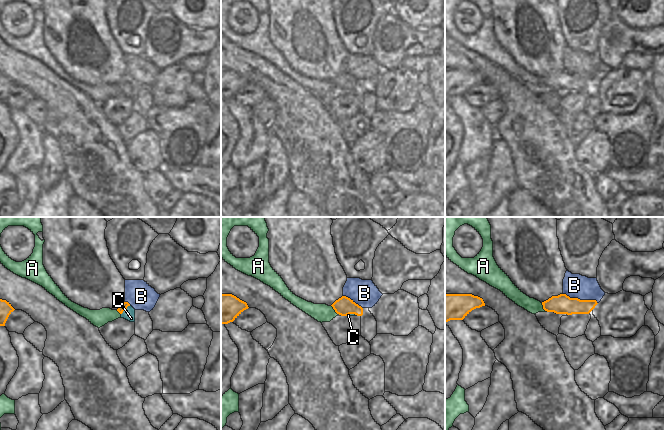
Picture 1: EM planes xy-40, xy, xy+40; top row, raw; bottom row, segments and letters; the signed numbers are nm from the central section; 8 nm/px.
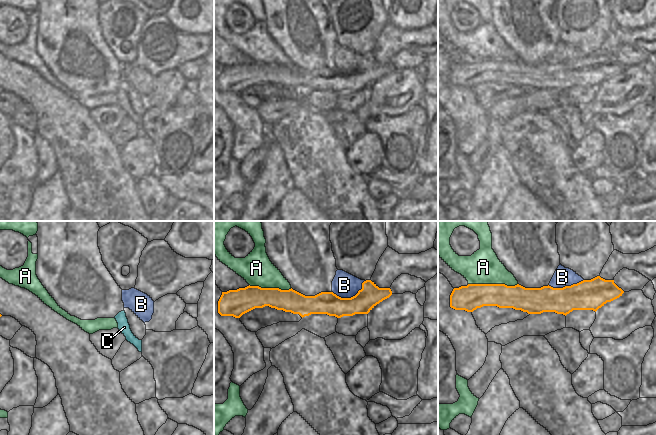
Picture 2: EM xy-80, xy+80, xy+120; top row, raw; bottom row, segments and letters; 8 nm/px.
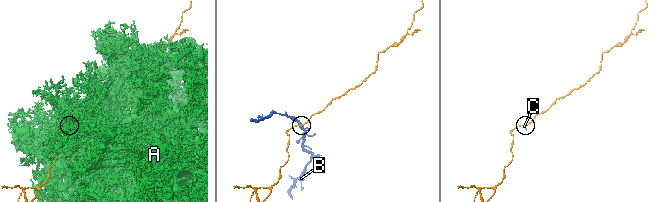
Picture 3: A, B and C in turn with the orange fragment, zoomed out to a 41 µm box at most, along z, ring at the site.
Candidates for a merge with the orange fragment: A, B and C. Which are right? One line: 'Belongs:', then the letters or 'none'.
Belongs: none

